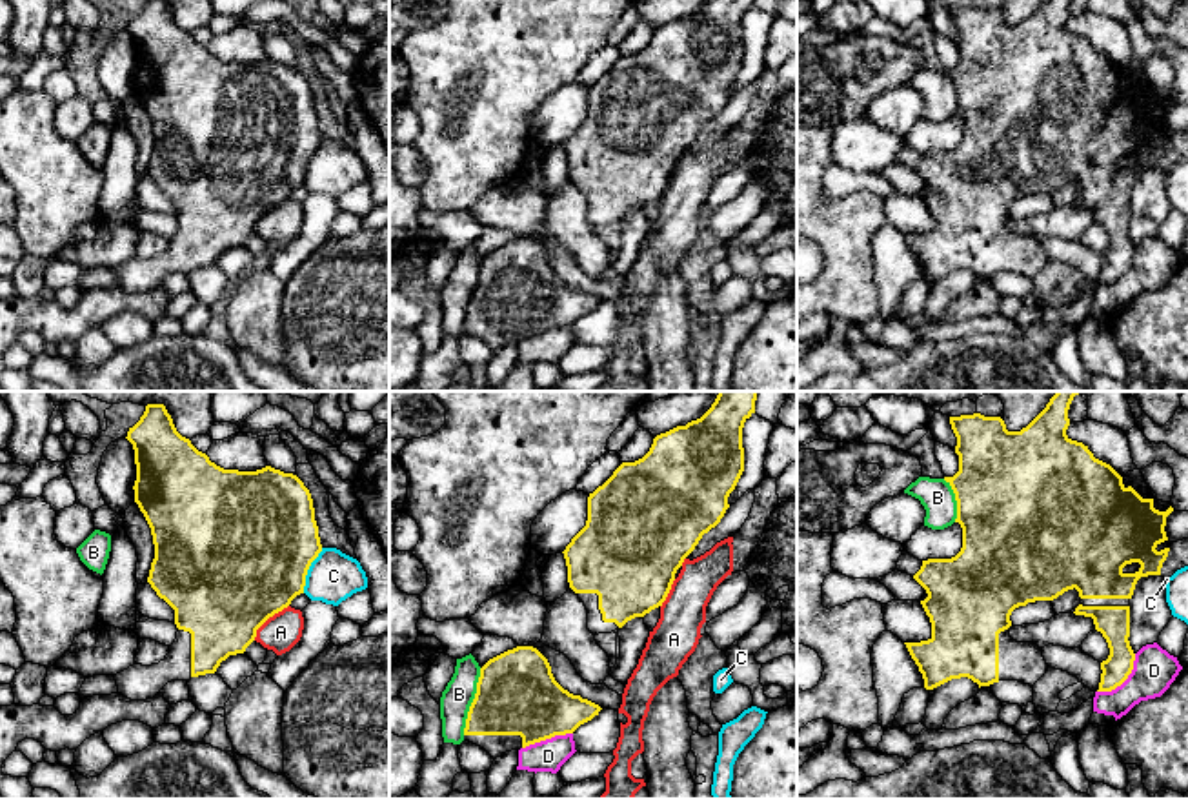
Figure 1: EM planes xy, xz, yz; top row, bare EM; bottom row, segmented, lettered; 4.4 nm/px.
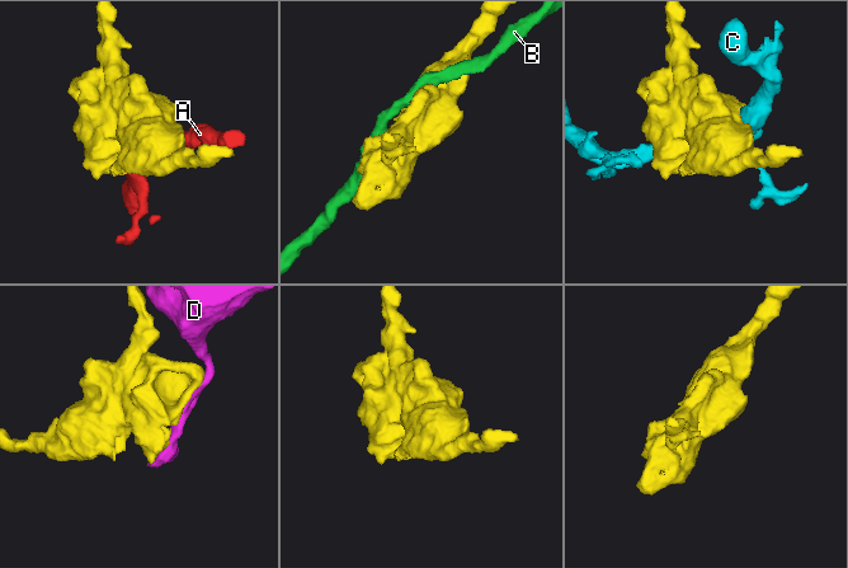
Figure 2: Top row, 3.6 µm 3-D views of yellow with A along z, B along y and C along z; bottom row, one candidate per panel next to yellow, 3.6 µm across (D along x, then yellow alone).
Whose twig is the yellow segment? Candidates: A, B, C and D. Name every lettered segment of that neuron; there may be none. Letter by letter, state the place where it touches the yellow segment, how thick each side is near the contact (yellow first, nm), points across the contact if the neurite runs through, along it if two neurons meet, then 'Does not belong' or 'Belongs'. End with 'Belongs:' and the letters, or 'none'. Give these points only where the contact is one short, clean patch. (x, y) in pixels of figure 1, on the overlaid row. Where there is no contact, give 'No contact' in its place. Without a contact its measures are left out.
A: Touches yellow at xy (268, 617). Thickness 500 nm (yellow) against 160 nm. Does not belong
B: Touches yellow at xz (473, 701). Thickness 360 nm (yellow) against 140 nm. Does not belong
C: Touches yellow at xy (308, 568). Thickness 500 nm (yellow) against 220 nm. Does not belong
D: Touches yellow at yz (1123, 681). Thickness 130 nm (yellow) against 190 nm. Does not belong
Belongs: none

